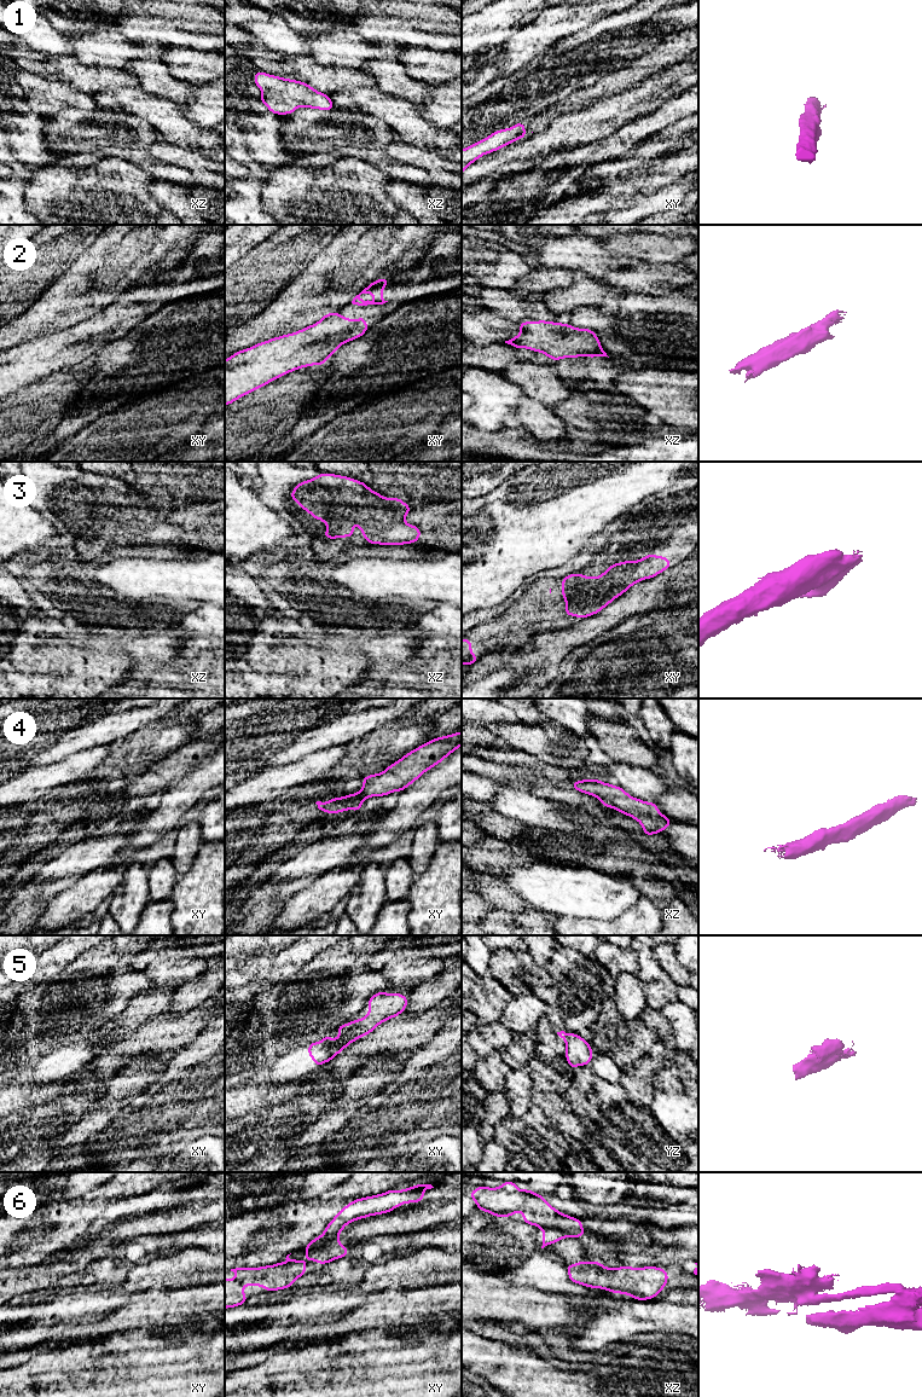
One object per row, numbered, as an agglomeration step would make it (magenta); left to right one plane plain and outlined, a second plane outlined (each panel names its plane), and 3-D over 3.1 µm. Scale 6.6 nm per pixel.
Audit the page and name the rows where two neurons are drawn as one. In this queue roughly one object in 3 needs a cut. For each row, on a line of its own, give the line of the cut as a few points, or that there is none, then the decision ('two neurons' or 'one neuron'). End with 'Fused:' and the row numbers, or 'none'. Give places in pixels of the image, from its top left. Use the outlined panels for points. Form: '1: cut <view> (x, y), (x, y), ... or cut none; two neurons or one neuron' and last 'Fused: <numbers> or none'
1: cut none; one neuron
2: cut none; one neuron
3: cut none; one neuron
4: cut none; one neuron
5: cut xy (340, 1035), (343, 1035), (351, 1042); two neurons
6: cut xy (336, 1235), (328, 1242), (306, 1251); two neurons
Fused: 5, 6

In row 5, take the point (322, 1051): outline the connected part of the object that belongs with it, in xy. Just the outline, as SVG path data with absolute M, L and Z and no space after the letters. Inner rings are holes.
M326 1034L321 1040L308 1044L308 1056L313 1059L315 1066L326 1063L350 1044L346 1036L332 1039Z

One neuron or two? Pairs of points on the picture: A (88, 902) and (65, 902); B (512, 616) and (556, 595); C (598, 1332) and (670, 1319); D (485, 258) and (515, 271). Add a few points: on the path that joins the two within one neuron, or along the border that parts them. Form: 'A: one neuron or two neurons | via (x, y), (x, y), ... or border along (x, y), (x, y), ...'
A: one neuron | via (82, 902), (71, 902)
B: one neuron | via (521, 606), (532, 595), (545, 595)
C: one neuron | via (616, 1321), (628, 1319), (633, 1314), (651, 1315)
D: one neuron | via (492, 261), (497, 261), (504, 268), (508, 268)

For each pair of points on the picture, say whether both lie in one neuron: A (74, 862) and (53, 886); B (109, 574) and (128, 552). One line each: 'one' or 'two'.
A: one
B: two

